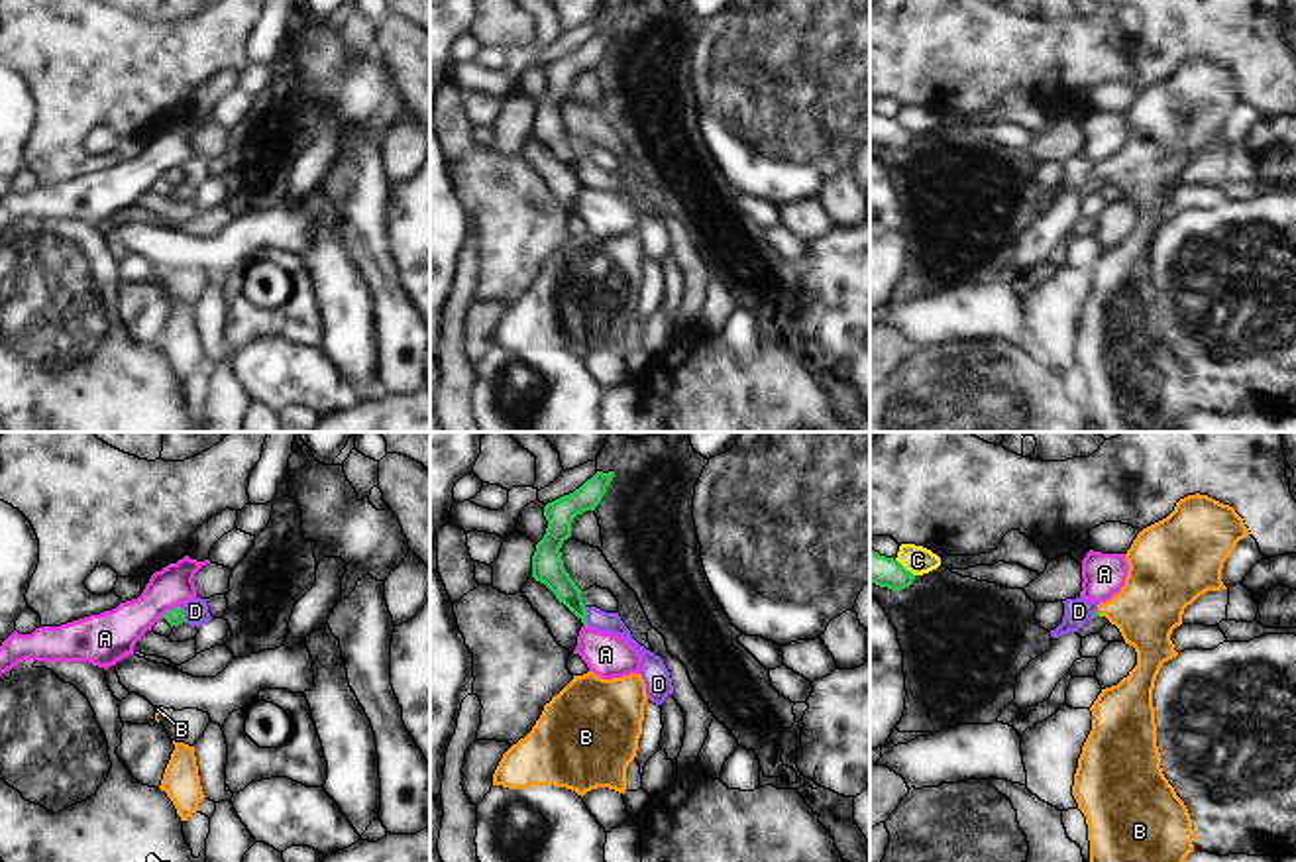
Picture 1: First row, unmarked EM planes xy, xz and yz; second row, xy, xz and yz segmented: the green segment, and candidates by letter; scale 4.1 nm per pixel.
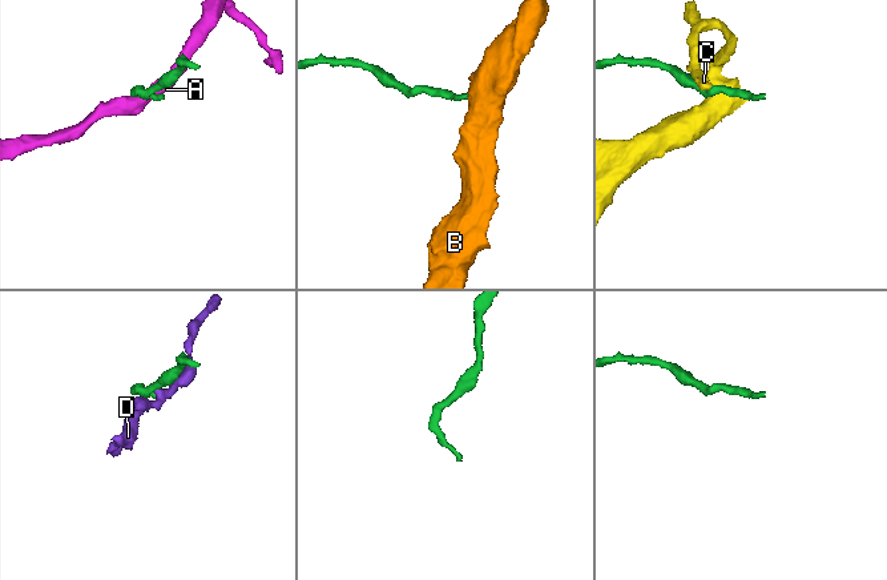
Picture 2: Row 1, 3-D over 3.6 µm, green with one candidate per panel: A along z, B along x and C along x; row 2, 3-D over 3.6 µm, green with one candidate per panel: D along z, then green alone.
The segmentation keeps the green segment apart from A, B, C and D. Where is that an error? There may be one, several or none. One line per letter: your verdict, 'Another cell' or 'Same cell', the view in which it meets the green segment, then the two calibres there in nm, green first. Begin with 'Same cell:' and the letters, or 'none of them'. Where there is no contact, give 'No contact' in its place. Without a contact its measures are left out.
Same cell: B
A: Another cell. Touches green in xy. Thickness 70 nm (green) against 190 nm
B: Same cell. Touches green in yz. Thickness 20 nm (green) against 280 nm
C: Another cell. Touches green in yz. Thickness 130 nm (green) against 120 nm
D: Another cell. Touches green in xz. Thickness 130 nm (green) against 80 nm

